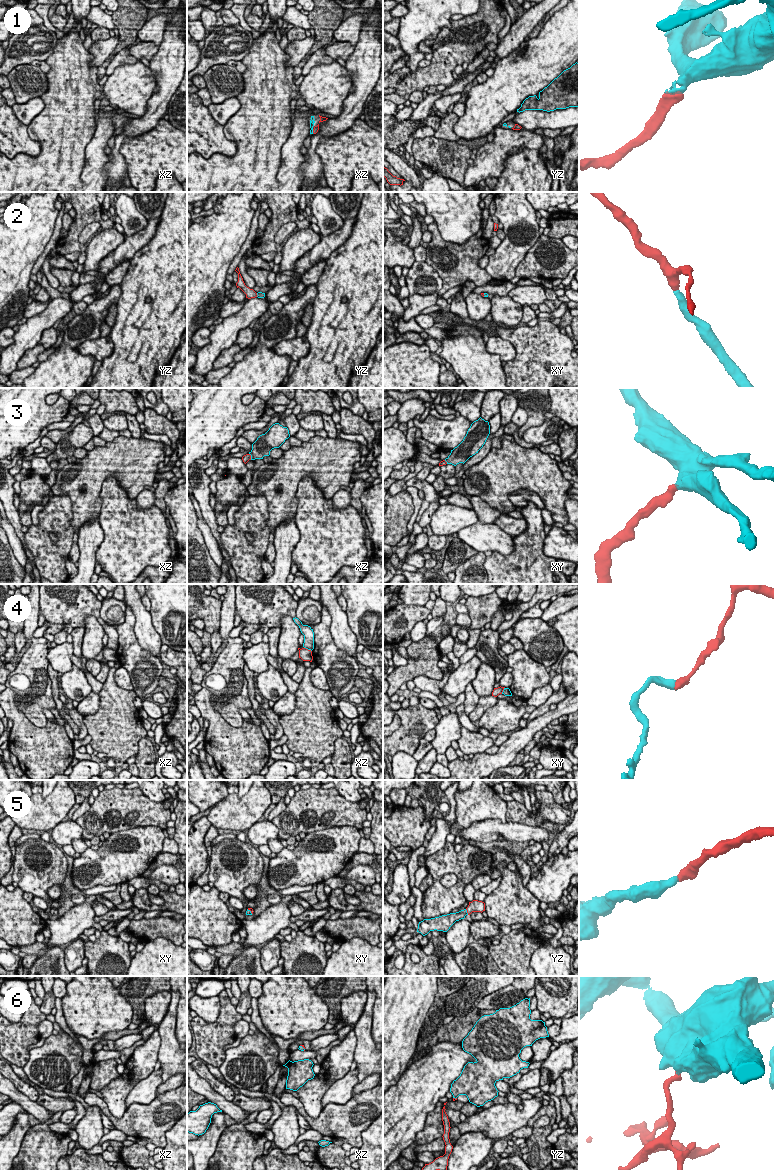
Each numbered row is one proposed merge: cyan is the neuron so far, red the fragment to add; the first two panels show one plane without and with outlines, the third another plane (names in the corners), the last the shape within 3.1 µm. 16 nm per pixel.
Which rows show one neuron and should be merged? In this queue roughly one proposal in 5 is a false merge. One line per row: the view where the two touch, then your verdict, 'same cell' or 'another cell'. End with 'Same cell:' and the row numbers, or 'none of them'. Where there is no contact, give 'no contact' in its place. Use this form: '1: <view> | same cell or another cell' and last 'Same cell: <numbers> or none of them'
1: xz | same cell
2: yz | same cell
3: xz | same cell
4: xz | another cell
5: yz | same cell
6: xz | same cell
Same cell: 1, 2, 3, 5, 6

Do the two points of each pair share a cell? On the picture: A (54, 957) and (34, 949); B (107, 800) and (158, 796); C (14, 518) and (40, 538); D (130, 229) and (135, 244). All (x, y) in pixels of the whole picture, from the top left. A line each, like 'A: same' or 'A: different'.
A: same
B: different
C: different
D: different

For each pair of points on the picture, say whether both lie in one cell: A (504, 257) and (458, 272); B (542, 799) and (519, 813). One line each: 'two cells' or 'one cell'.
A: two cells
B: one cell

